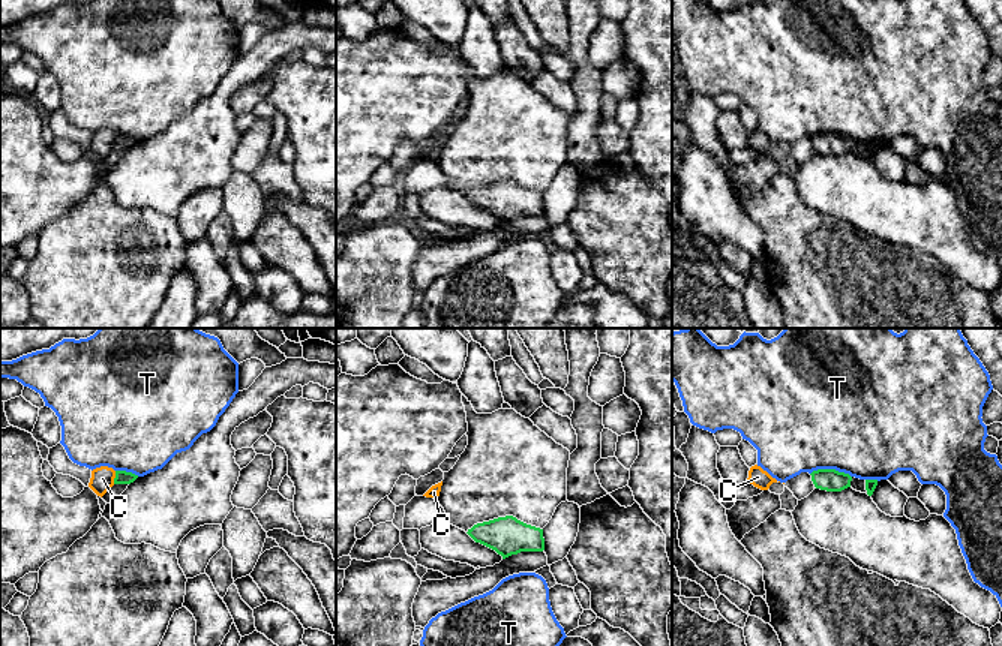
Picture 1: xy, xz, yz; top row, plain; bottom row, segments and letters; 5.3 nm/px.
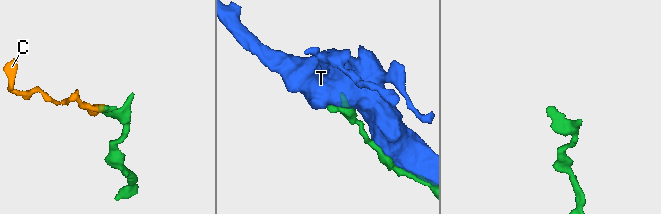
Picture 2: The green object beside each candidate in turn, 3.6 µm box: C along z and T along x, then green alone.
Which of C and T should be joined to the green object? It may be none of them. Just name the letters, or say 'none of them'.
none of them

